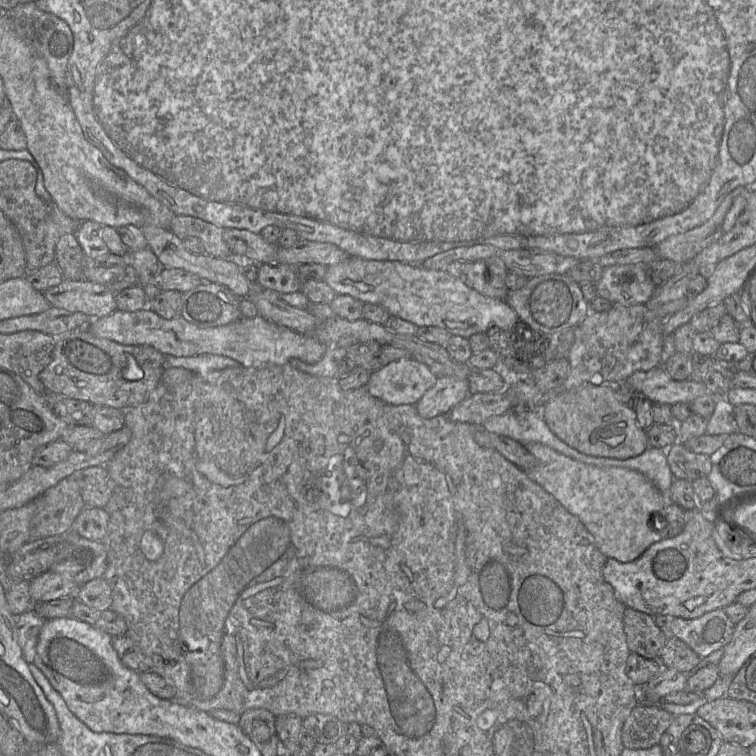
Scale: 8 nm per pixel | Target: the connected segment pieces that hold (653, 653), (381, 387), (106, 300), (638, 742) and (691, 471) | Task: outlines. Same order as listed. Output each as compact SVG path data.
M628 607L624 612L624 631L629 650L647 659L659 659L668 640L653 616Z
M409 357L373 371L366 388L387 404L416 405L437 378L427 365Z
M64 279L59 285L43 292L50 306L65 309L70 312L81 312L91 319L98 319L110 315L117 310L115 293L106 284L91 282L89 280Z
M638 704L622 728L622 742L628 749L648 749L660 743L674 716L662 708Z
M679 441L667 449L667 460L675 479L694 481L707 477L712 469L710 455L689 451Z

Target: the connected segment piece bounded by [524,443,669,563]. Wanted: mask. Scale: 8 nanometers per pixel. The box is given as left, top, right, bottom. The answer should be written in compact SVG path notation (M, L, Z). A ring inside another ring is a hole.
M539 443L524 445L535 458L535 466L526 472L527 476L551 494L569 513L576 516L594 537L599 551L606 558L622 563L638 559L652 544L663 539L663 527L651 527L653 513L658 513L669 501L643 474L622 467L596 467L564 456L554 449Z

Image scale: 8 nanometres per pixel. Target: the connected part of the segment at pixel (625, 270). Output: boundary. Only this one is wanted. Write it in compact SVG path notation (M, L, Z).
M645 264L605 267L597 283L598 296L613 305L622 306L646 304L655 289L656 285L647 275Z

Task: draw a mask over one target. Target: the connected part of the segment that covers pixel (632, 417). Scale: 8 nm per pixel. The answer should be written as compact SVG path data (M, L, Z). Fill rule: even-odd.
M582 385L550 398L541 413L553 434L588 456L625 460L641 455L650 447L646 431L637 423L635 410L619 400L615 386Z

